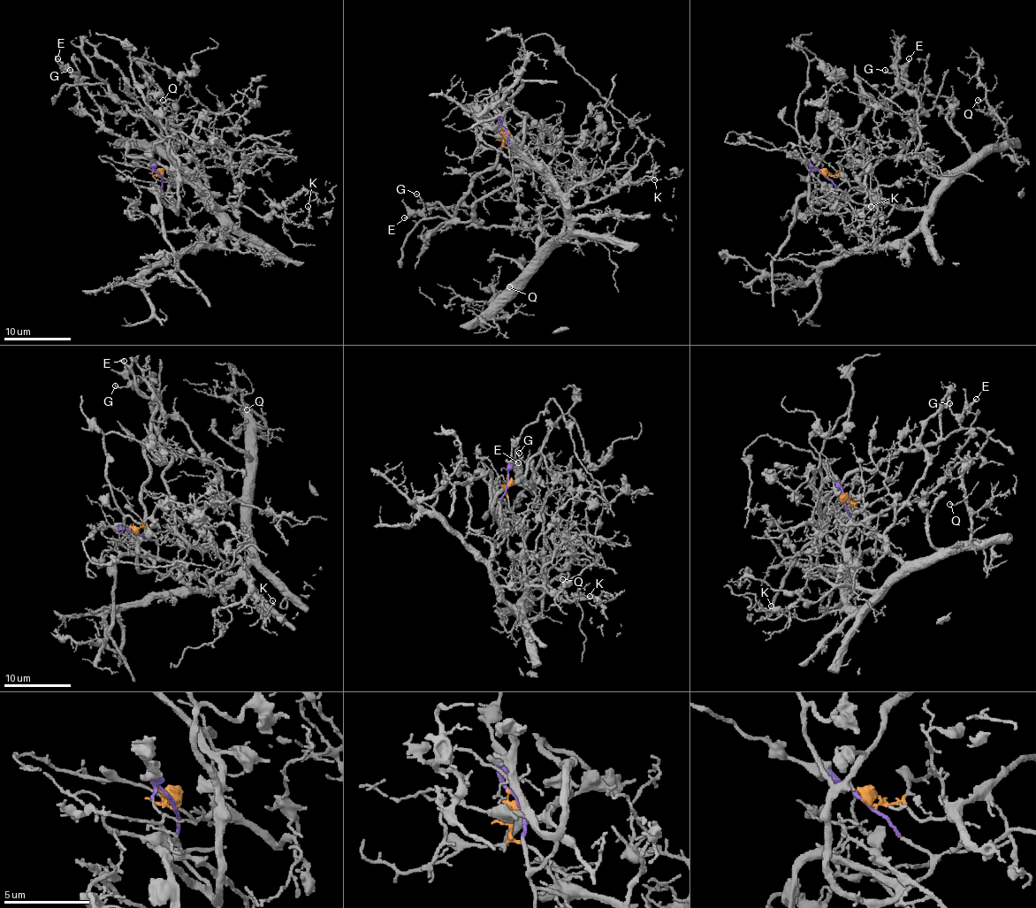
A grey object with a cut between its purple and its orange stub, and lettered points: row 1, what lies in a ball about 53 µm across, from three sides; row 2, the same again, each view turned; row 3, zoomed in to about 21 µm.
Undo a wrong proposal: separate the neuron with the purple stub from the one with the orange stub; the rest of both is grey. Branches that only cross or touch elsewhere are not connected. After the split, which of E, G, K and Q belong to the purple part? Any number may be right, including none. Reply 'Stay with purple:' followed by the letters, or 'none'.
Stay with purple: E, G

